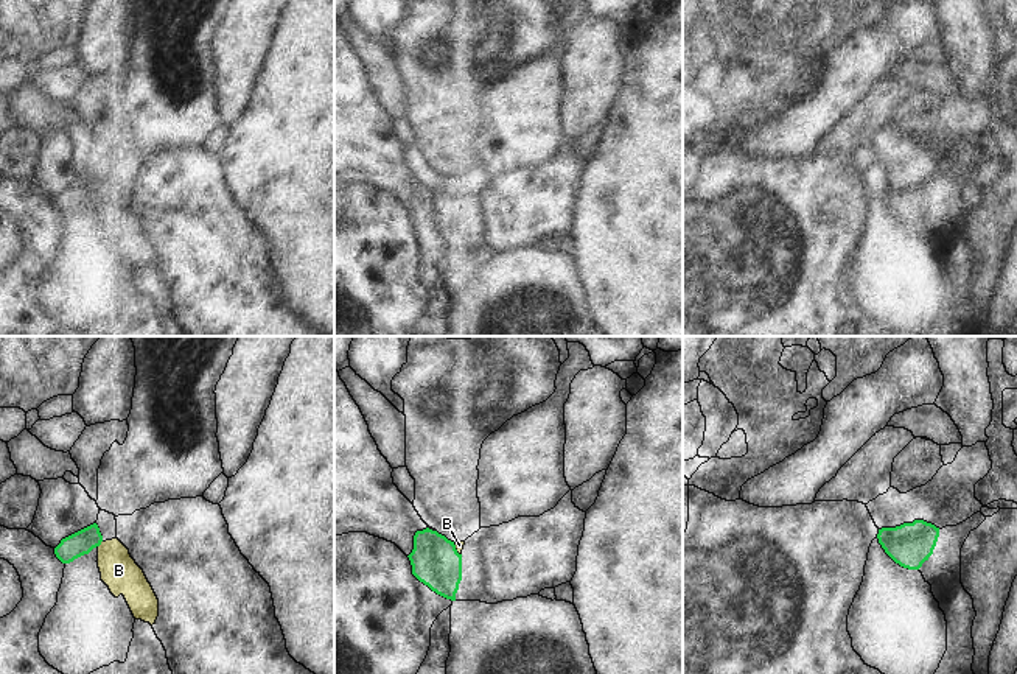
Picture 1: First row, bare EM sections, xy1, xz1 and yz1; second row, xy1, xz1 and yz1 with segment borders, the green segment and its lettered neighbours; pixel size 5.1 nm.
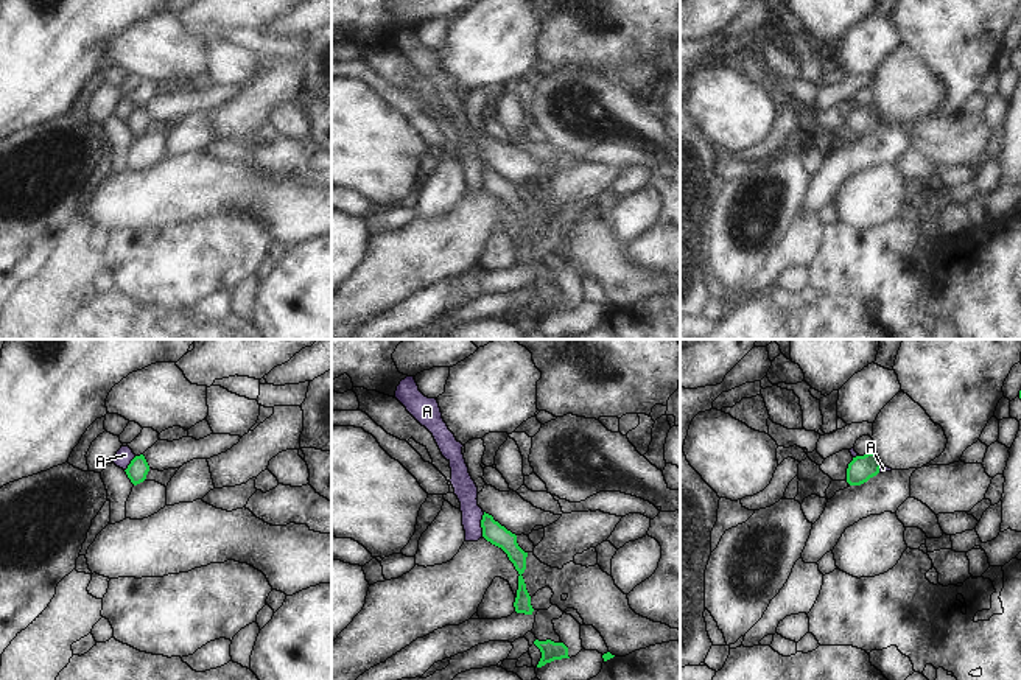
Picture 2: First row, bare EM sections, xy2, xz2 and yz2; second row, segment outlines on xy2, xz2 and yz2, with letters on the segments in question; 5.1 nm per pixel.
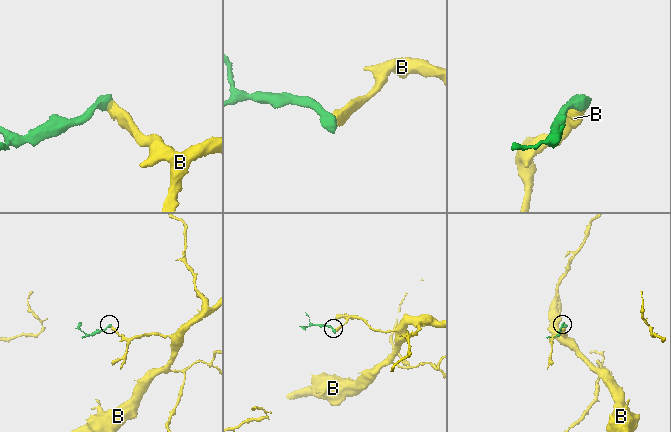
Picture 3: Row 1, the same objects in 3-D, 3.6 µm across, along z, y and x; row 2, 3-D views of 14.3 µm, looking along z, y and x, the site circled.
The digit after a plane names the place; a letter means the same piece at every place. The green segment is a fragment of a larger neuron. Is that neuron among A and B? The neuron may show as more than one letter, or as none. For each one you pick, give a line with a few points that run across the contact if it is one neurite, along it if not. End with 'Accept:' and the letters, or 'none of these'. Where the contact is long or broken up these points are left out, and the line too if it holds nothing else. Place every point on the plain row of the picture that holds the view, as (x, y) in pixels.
B: xy1 (83, 193), (100, 195), (114, 209), (118, 221)
Accept: B

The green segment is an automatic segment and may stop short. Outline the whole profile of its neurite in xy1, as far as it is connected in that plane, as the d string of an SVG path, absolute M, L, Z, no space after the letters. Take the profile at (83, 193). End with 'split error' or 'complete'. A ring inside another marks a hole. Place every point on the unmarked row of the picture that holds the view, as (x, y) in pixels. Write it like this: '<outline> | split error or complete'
M96 174L65 188L54 199L56 209L62 215L98 201L98 219L101 232L110 244L124 247L135 271L156 276L159 268L159 251L148 233L143 221L131 209L129 201L118 191L103 191Z | split error

